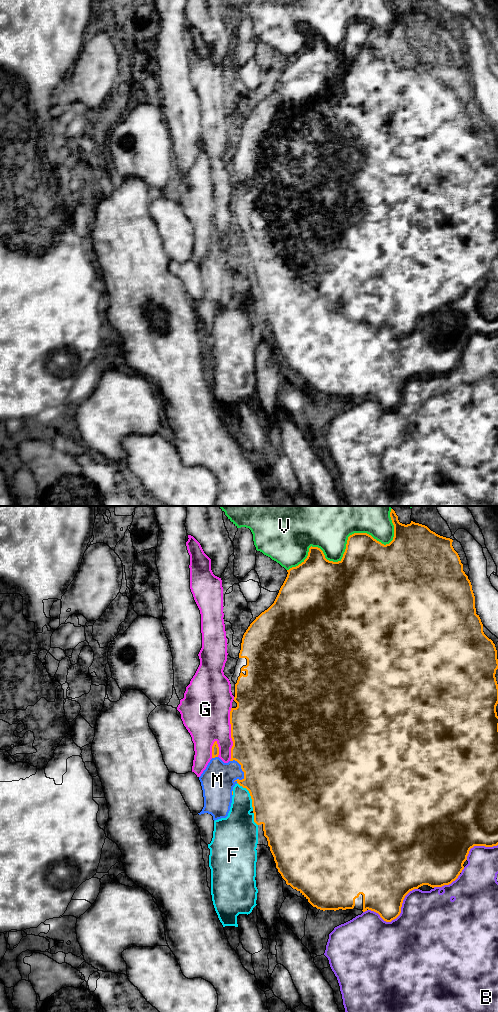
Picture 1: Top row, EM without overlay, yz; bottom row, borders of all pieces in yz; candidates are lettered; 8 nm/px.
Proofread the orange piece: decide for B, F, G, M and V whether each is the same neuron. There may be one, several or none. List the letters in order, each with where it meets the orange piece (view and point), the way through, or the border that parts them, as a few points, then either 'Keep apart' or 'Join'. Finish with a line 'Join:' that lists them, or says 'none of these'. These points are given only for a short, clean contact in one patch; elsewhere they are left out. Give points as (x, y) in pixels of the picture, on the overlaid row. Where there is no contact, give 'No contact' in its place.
B: Touches orange at yz (396, 917). Keep apart
F: Touches orange at yz (250, 795). Keep apart
G: Touches orange at yz (231, 734). Keep apart
M: Touches orange at yz (242, 770). Keep apart
V: Touches orange at yz (347, 542). Keep apart
Join: none of these

